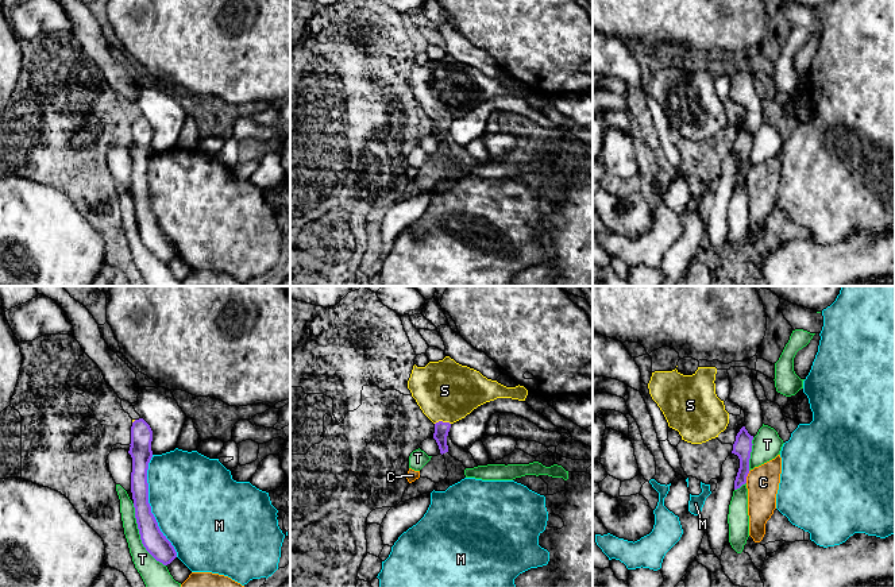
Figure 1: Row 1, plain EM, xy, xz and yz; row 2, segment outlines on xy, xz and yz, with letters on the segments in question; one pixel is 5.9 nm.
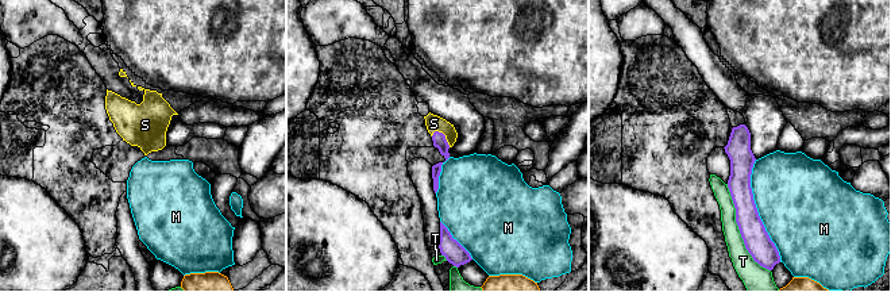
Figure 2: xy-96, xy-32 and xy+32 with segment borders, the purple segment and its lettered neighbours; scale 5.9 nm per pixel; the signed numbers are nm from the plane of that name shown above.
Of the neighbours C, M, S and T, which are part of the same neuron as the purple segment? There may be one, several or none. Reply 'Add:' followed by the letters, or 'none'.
Add: S

